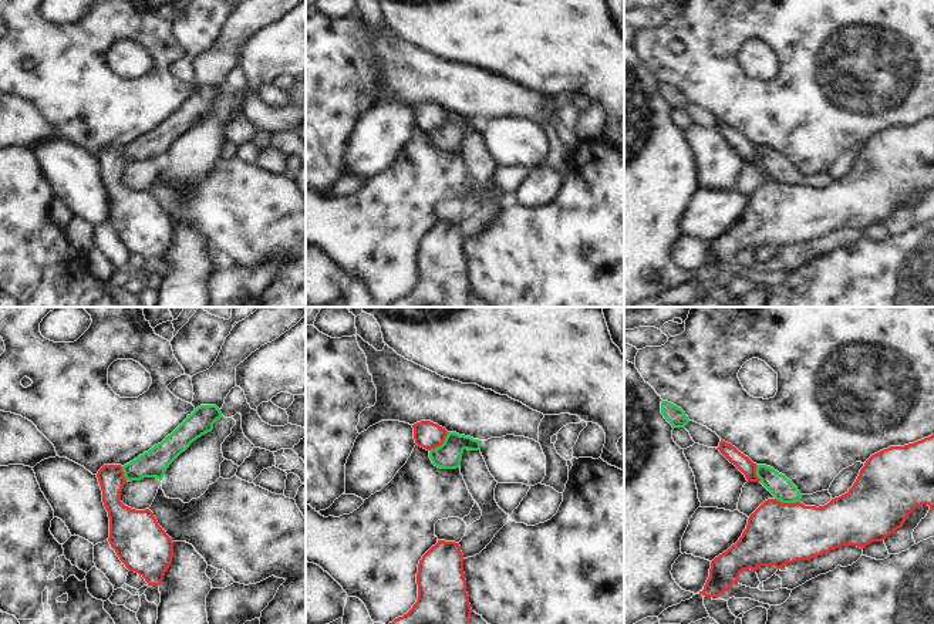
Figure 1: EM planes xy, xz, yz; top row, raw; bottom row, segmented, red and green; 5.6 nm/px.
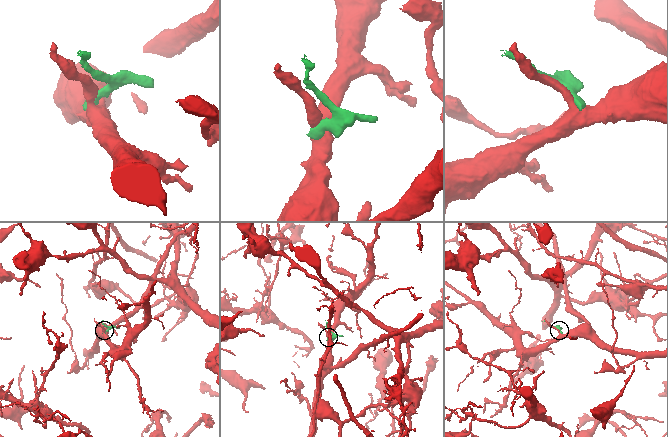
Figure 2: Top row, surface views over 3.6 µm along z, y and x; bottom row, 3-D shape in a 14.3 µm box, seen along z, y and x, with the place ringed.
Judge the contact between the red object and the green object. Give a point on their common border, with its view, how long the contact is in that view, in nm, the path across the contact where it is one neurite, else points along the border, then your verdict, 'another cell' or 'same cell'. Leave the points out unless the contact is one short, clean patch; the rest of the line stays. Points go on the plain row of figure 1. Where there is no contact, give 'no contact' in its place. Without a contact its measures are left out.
meets red in yz at (788, 185); contact 150 nm long; border along yz (775, 179), (782, 184), (799, 184); another cell

